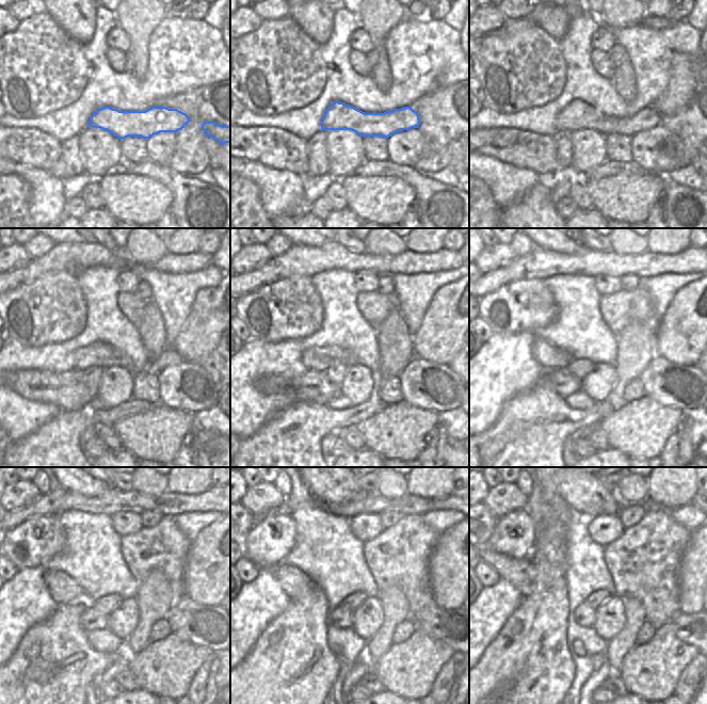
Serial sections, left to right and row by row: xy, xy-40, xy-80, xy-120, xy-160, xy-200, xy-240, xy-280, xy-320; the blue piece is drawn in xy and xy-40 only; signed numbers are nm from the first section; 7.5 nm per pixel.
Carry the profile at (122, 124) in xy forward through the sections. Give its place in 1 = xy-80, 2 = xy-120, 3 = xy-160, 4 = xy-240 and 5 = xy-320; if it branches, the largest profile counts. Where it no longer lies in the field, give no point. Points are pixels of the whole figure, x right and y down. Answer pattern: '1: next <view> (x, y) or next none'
1: next xy-80 (577, 115)
2: next xy-120 (98, 354)
3: next xy-160 (314, 358)
4: next xy-240 (63, 589)
5: next xy-320 (520, 573)

